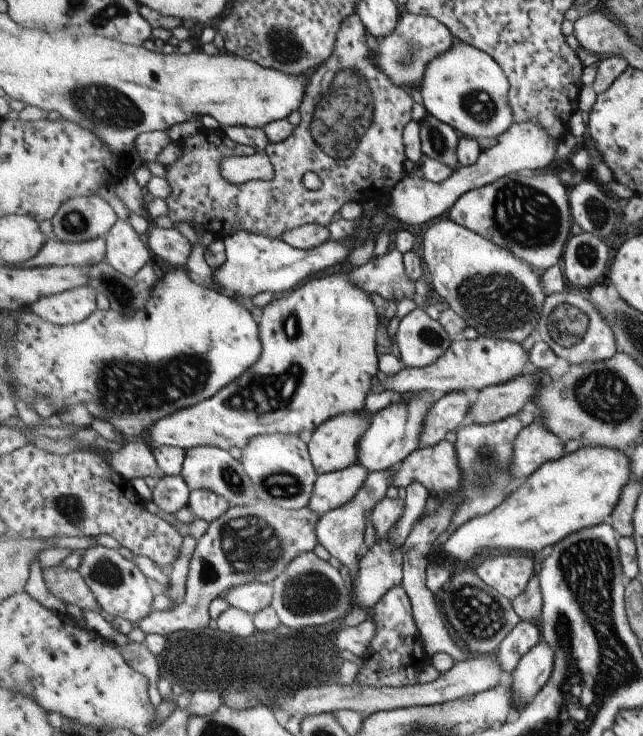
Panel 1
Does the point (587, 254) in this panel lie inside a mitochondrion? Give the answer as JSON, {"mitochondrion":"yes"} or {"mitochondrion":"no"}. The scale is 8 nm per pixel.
{"mitochondrion":"yes"}

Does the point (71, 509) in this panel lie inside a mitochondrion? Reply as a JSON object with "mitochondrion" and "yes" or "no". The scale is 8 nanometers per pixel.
{"mitochondrion":"yes"}

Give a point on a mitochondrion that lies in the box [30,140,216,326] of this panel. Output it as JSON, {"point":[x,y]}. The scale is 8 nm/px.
{"point":[122,295]}

